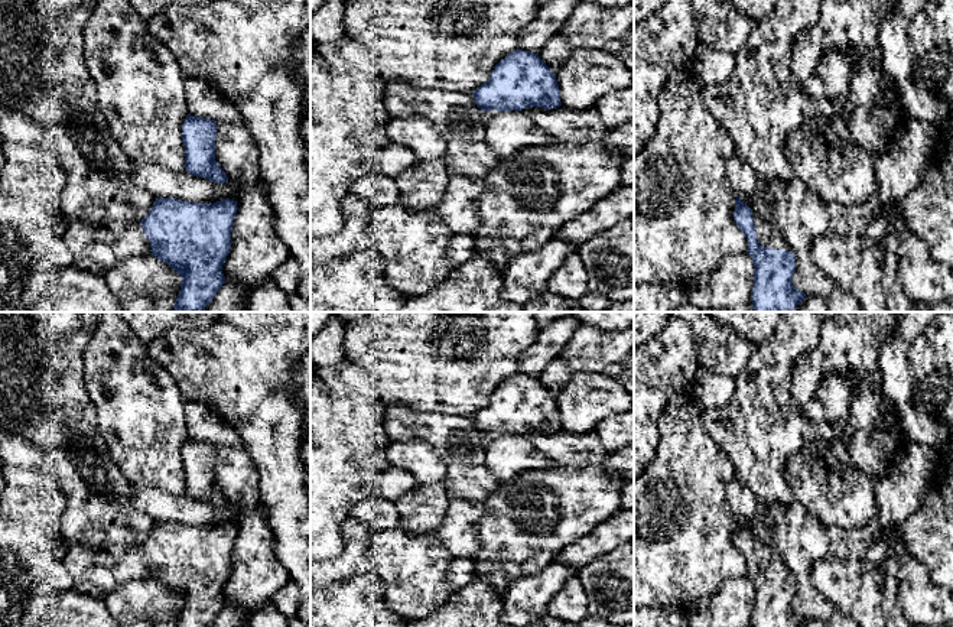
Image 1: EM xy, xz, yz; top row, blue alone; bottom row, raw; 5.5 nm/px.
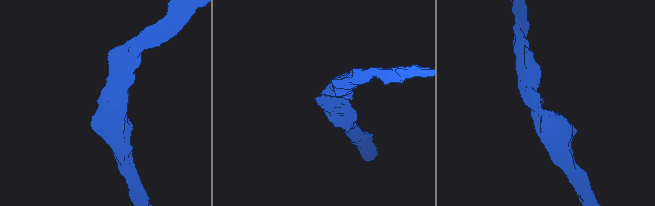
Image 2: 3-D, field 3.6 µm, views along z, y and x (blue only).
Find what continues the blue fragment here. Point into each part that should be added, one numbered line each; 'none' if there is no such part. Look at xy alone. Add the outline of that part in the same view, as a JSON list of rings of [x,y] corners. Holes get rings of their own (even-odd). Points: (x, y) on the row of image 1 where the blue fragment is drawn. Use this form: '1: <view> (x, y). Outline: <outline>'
none

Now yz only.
1: yz (768, 236). Outline: [[[752,212],[752,220],[755,224],[755,234],[758,237],[760,246],[771,247],[774,250],[783,248],[786,251],[791,251],[790,246],[781,237],[778,228],[764,212]]]

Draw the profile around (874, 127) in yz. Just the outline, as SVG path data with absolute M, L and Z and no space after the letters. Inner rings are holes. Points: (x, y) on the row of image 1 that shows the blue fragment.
M853 48L853 61L865 62L882 72L882 94L874 105L856 105L852 110L842 110L843 120L858 146L869 155L881 155L888 150L895 134L905 126L901 95L895 82L884 71L882 55L875 48Z

